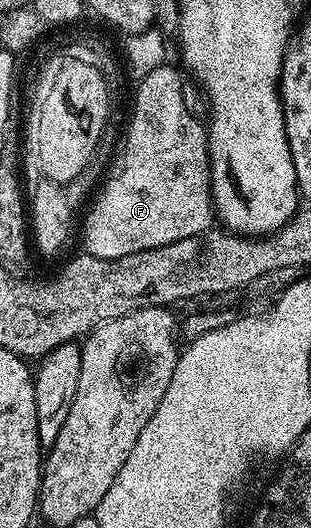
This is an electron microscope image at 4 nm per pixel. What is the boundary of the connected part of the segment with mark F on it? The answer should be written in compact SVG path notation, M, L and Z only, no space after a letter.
M166 63L155 67L155 71L136 82L137 94L133 97L133 114L129 117L125 150L117 165L118 173L110 172L104 178L92 198L93 206L89 214L84 214L79 229L79 241L85 244L84 252L90 257L123 259L123 255L135 255L135 251L147 251L175 243L179 239L191 239L191 235L200 235L214 228L213 188L209 178L209 135L202 118L200 121L185 102L182 70L172 69L171 65Z

